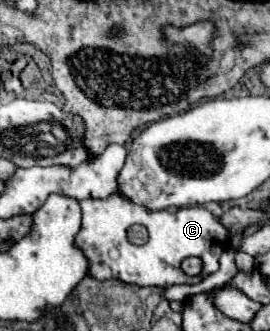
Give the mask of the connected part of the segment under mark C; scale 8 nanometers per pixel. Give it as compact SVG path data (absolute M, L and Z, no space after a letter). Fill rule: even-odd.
M111 195L109 199L83 199L81 203L81 229L77 233L77 247L83 251L83 255L89 259L89 277L93 279L119 279L123 283L133 283L141 287L171 287L181 283L199 283L203 277L215 273L219 269L219 255L223 253L225 245L229 245L229 231L203 207L171 207L163 211L147 211L141 205L135 205L127 201L121 195ZM131 225L143 225L149 231L149 241L145 245L133 245L127 239L127 227ZM185 257L199 257L203 263L203 271L197 277L189 277L181 271L181 261Z

